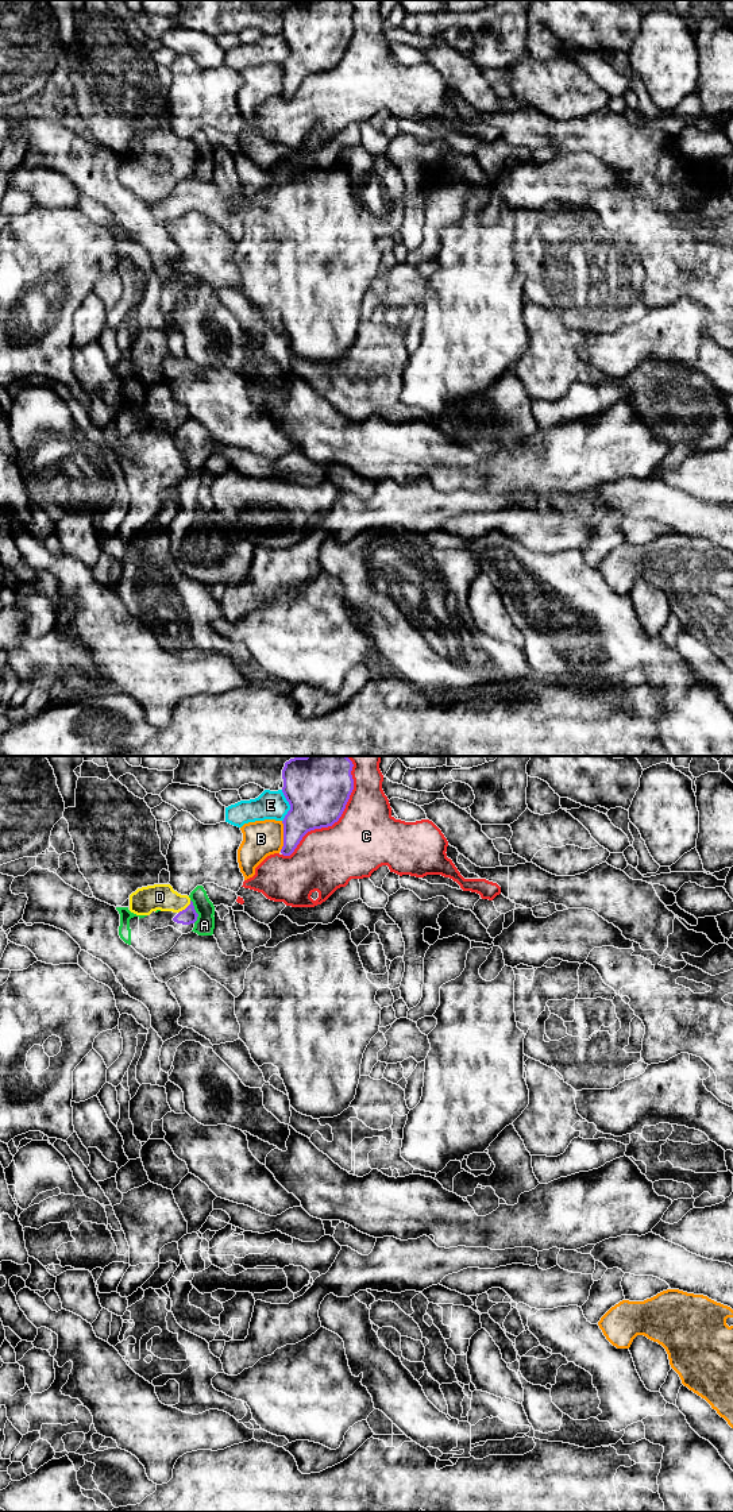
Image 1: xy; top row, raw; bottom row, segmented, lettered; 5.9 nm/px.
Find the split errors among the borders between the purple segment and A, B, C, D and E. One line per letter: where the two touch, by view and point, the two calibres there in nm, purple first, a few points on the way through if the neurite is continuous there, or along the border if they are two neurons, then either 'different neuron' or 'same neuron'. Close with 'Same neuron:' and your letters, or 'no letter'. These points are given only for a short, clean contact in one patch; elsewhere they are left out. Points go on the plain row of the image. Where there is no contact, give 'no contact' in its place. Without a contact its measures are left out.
A: meets purple in xy at (195, 155); 90 nm thick on the purple side, 120 nm on the other; border along xy (191, 143), (197, 158), (195, 166); different neuron
B: meets purple in xy at (284, 80); 280 nm thick on the purple side, 220 nm on the other; different neuron
C: meets purple in xy at (339, 61); 400 nm thick on the purple side, 380 nm on the other; different neuron
D: meets purple in xy at (186, 151); 90 nm thick on the purple side, 160 nm on the other; runs through xy (188, 159), (186, 151), (159, 141); same neuron
E: meets purple in xy at (290, 50); 400 nm thick on the purple side, 180 nm on the other; different neuron
Same neuron: D

